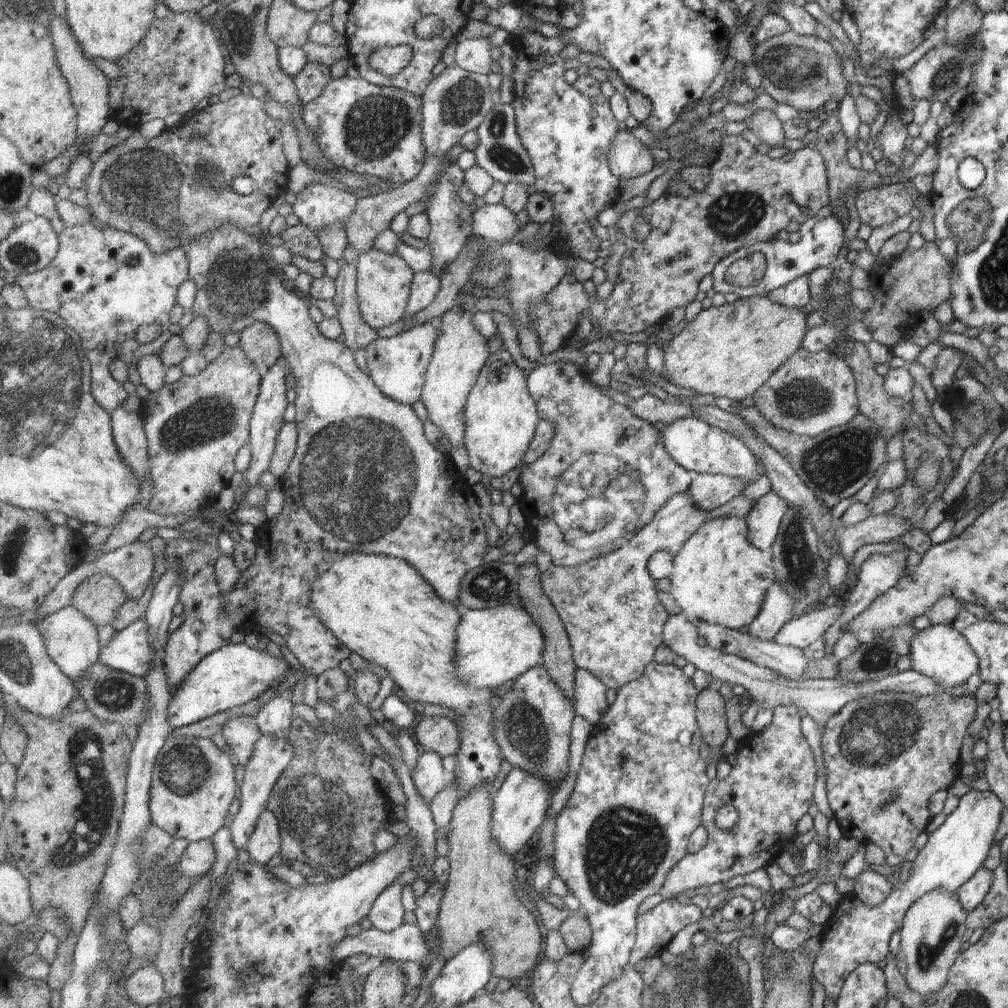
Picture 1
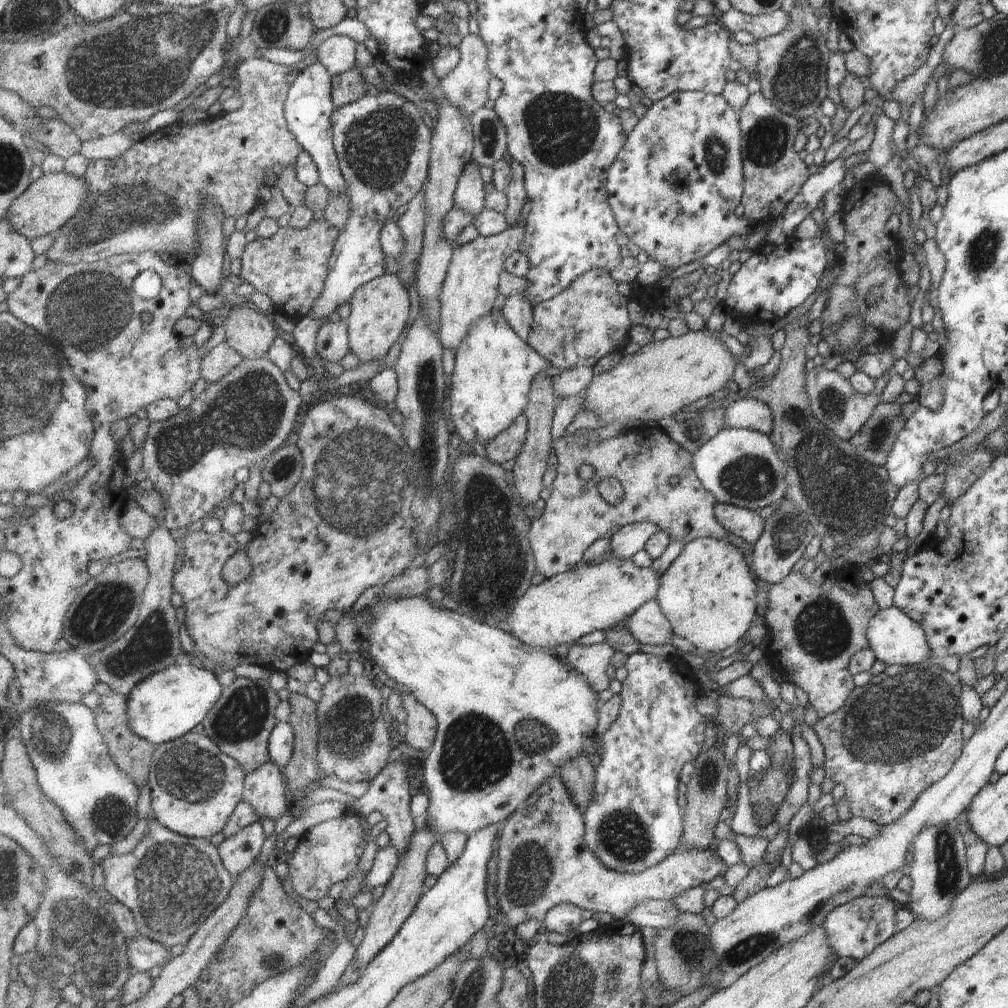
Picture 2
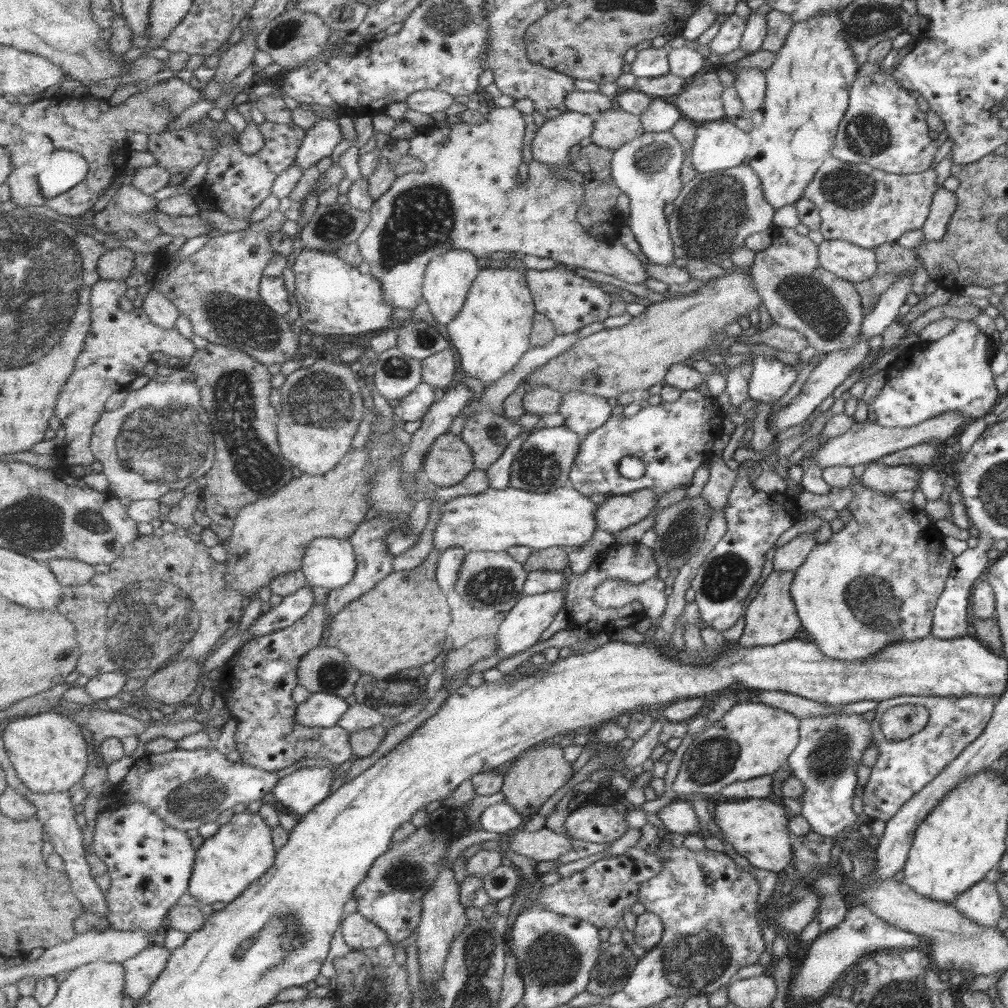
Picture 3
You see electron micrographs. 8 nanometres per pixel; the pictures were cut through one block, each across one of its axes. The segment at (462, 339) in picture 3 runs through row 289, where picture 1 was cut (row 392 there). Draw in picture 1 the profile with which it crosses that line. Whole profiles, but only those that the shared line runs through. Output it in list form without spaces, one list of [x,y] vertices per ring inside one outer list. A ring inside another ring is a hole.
[[[500,348],[490,355],[468,396],[465,418],[465,447],[472,468],[491,478],[505,476],[521,465],[541,418],[536,399],[529,392],[527,377],[507,350]]]

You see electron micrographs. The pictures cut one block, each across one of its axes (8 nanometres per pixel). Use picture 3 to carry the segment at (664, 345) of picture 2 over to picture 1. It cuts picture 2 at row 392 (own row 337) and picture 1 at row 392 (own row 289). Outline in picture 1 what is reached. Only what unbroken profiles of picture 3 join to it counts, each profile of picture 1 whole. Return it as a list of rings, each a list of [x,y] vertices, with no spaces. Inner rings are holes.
[[[753,296],[738,299],[734,303],[724,303],[719,307],[701,309],[697,318],[667,345],[664,351],[665,370],[671,384],[687,388],[688,392],[711,394],[718,398],[729,398],[739,402],[745,396],[753,396],[760,386],[789,358],[801,348],[801,340],[806,333],[807,315],[800,308],[785,308],[771,302],[767,296]]]

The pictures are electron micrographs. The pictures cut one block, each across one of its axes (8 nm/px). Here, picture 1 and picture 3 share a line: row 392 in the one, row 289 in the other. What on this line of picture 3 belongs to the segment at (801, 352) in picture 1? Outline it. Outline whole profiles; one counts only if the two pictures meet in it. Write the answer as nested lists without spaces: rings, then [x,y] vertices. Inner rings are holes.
[[[779,227],[772,230],[770,244],[765,250],[754,254],[750,272],[753,289],[760,295],[760,302],[767,309],[772,322],[799,332],[816,353],[827,354],[849,349],[857,343],[864,314],[860,307],[859,295],[853,289],[853,284],[821,269],[817,252],[817,246],[807,236],[799,236],[791,228]]]

